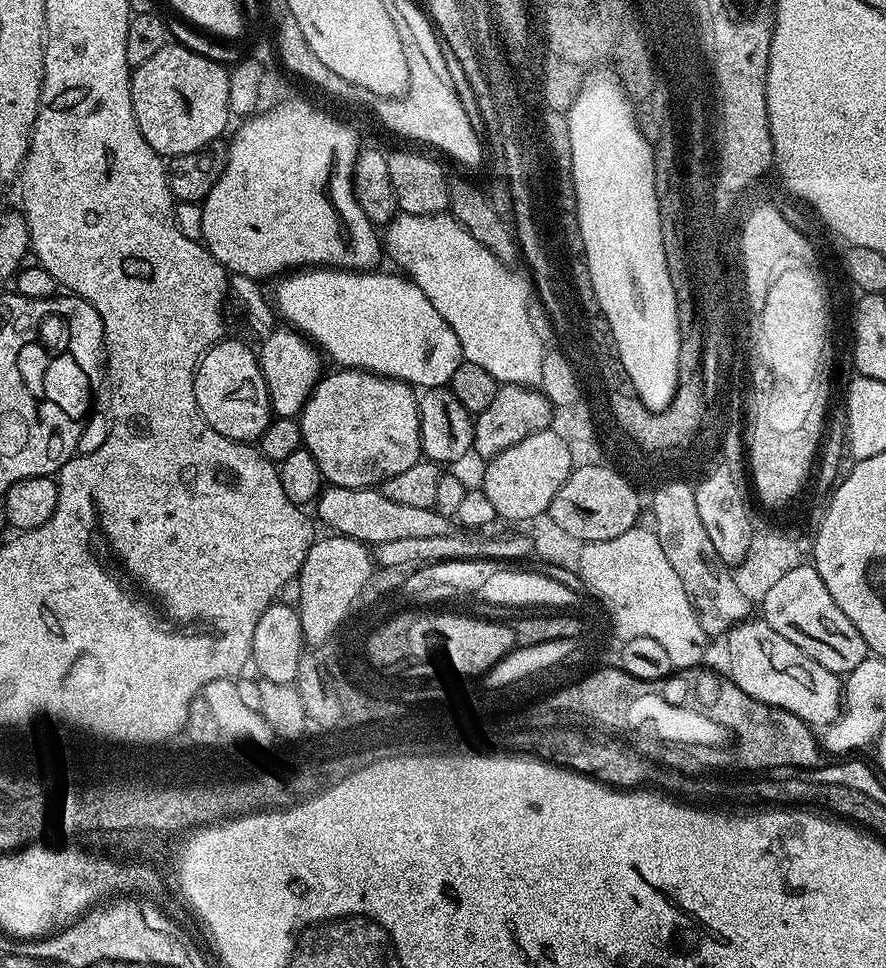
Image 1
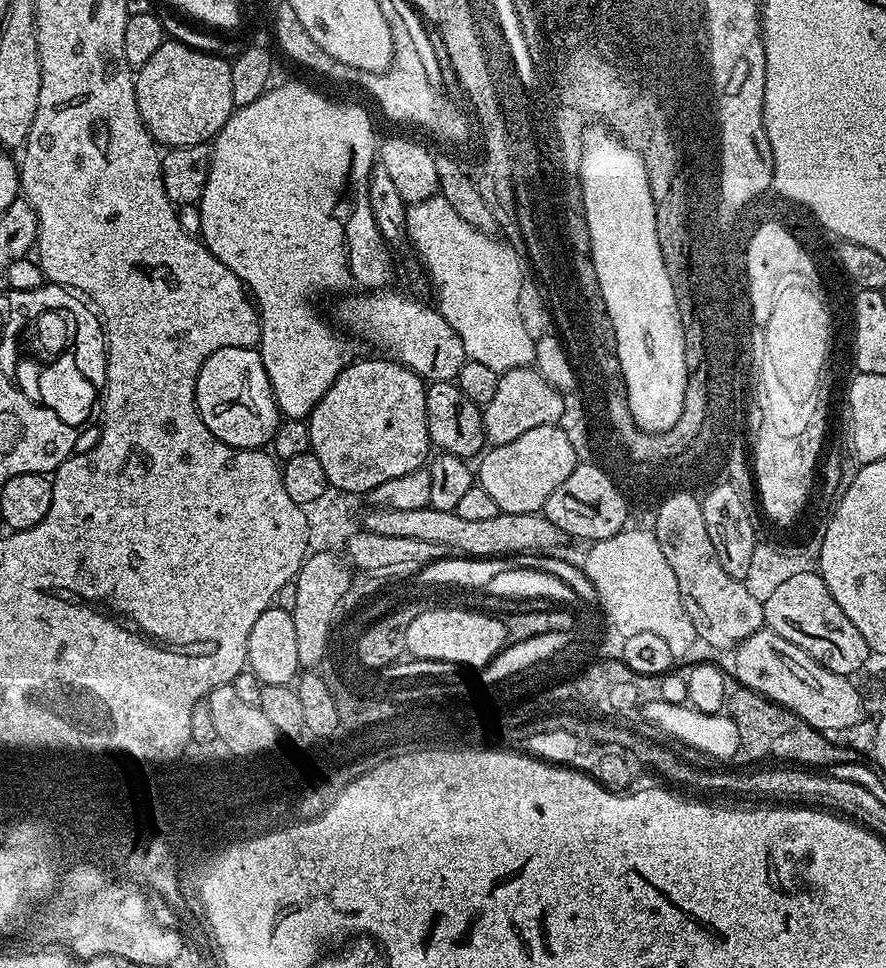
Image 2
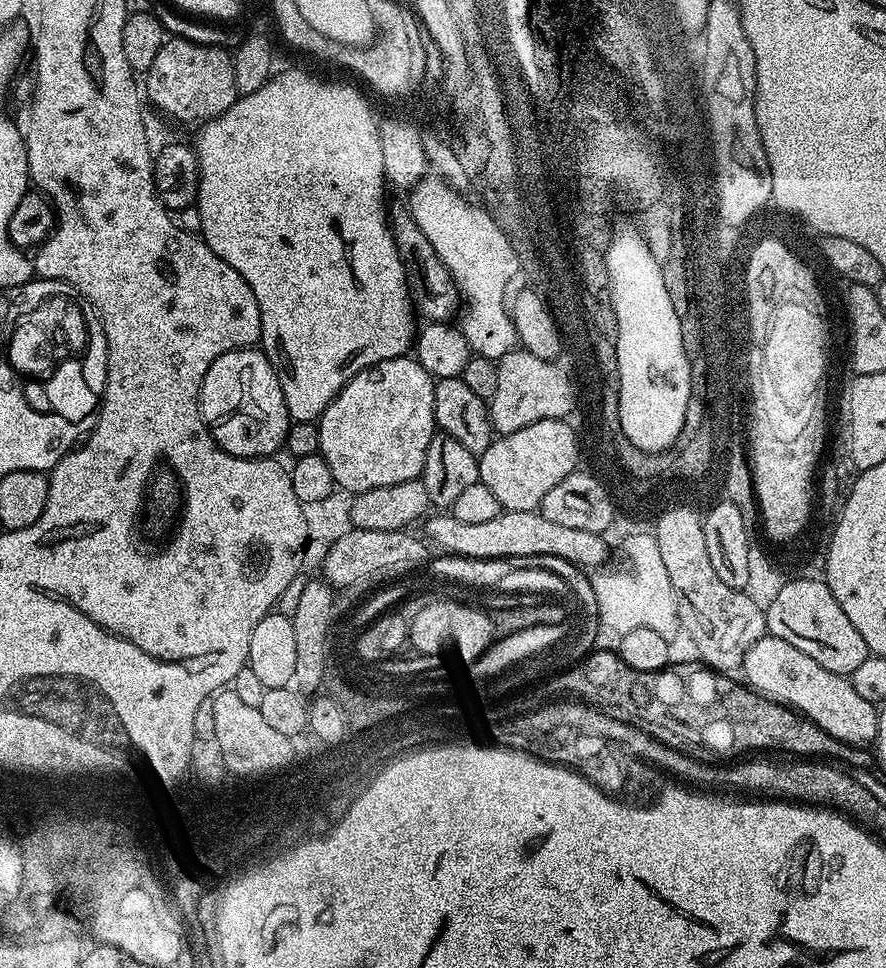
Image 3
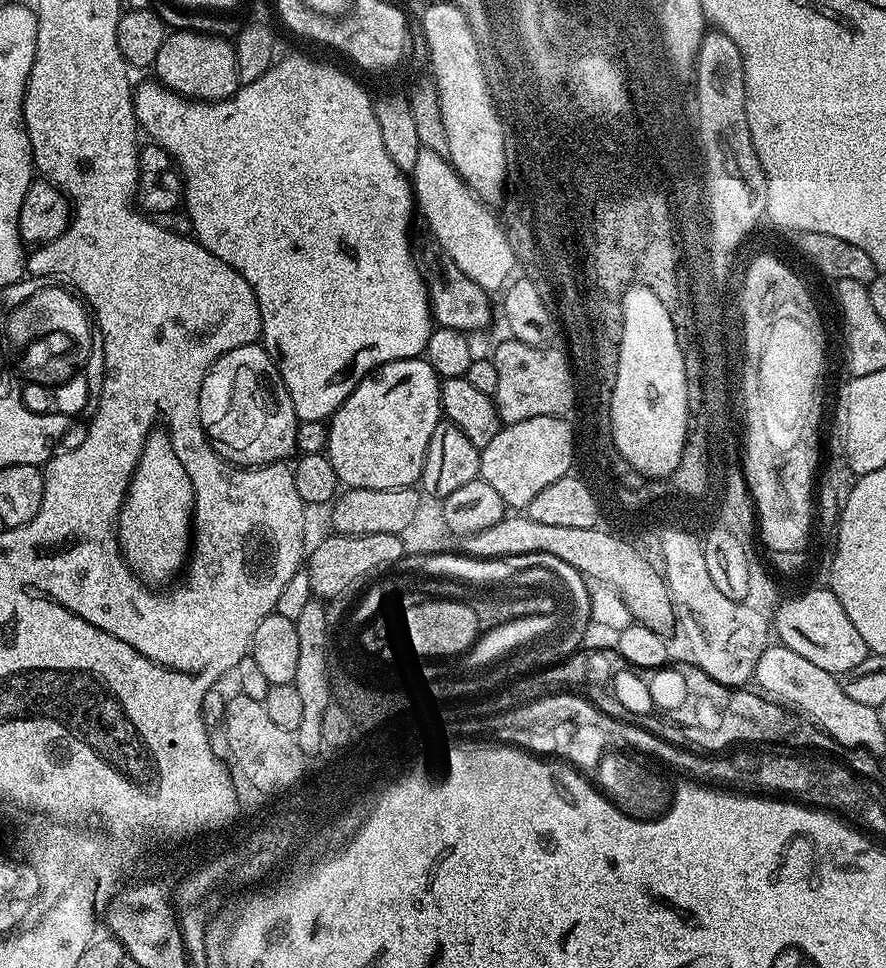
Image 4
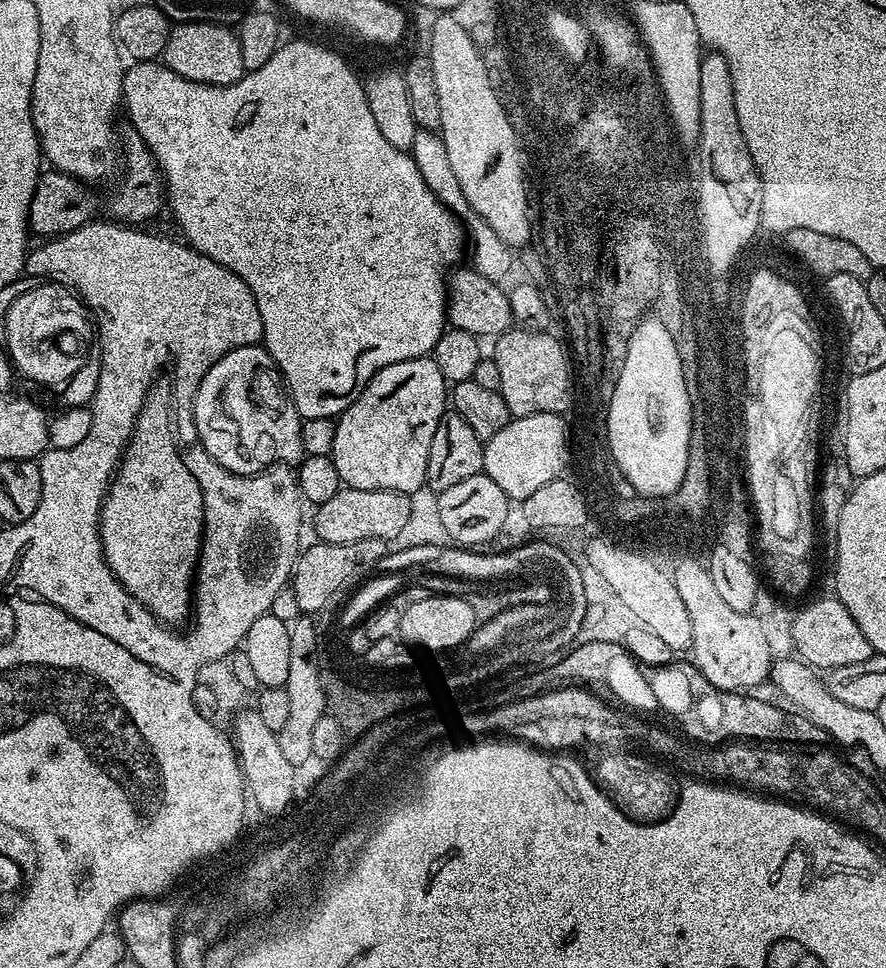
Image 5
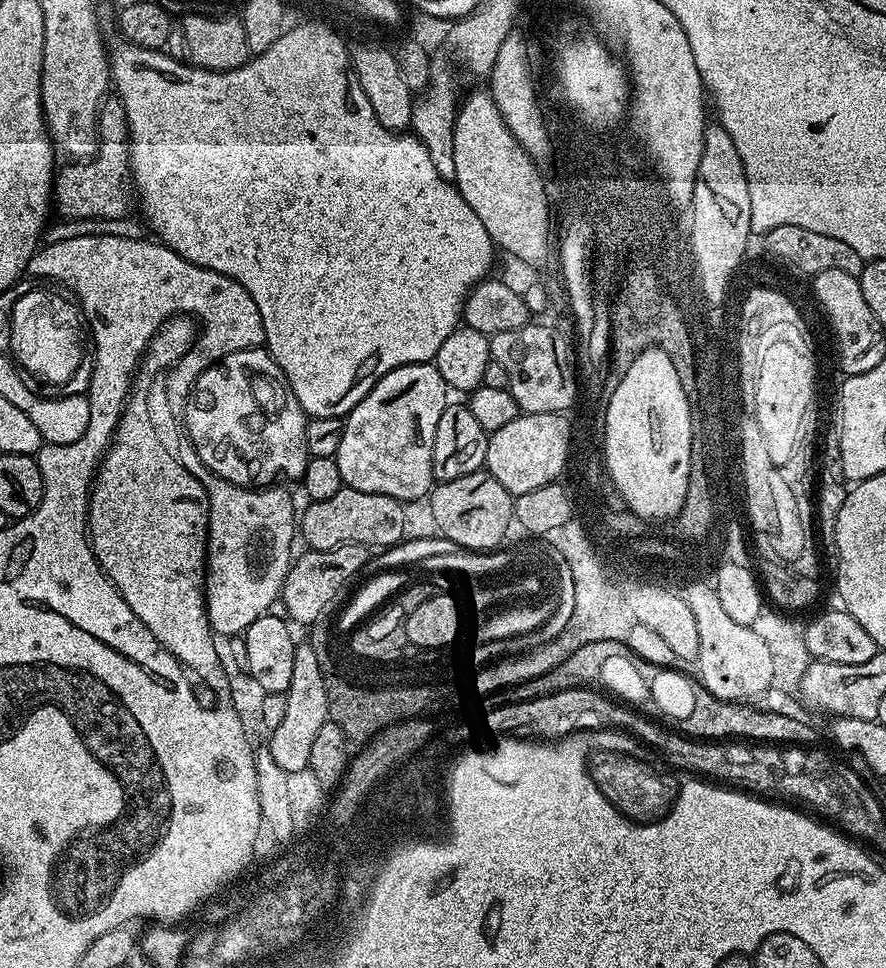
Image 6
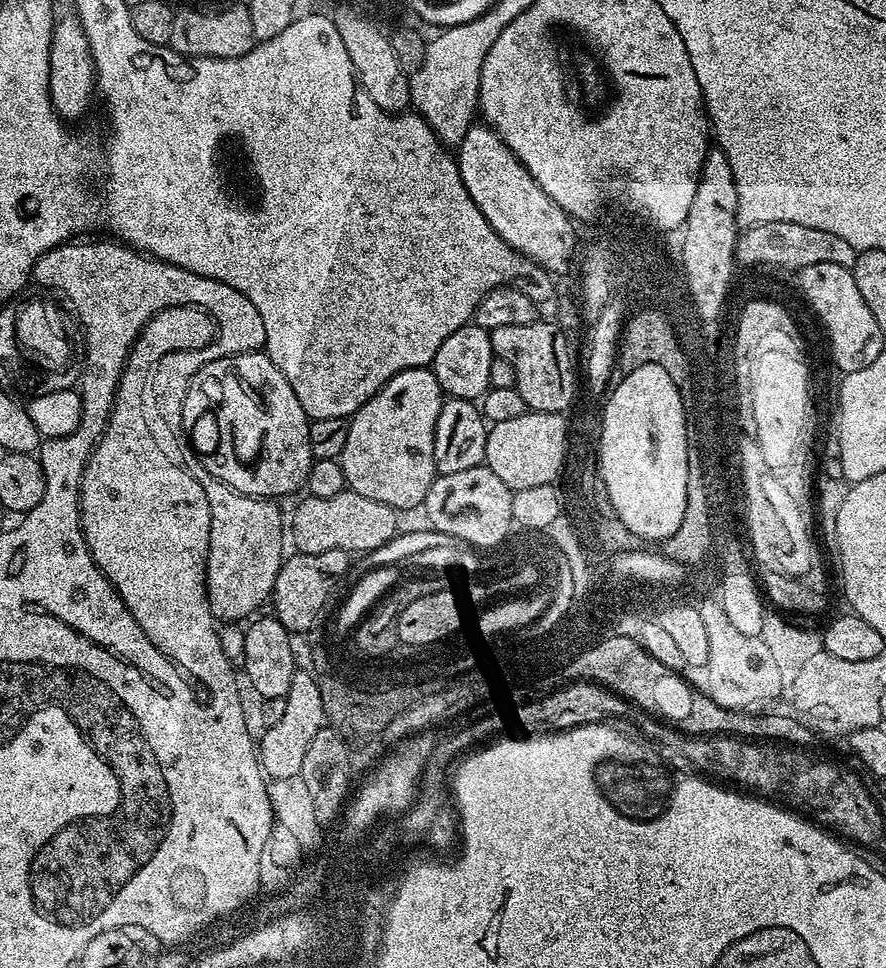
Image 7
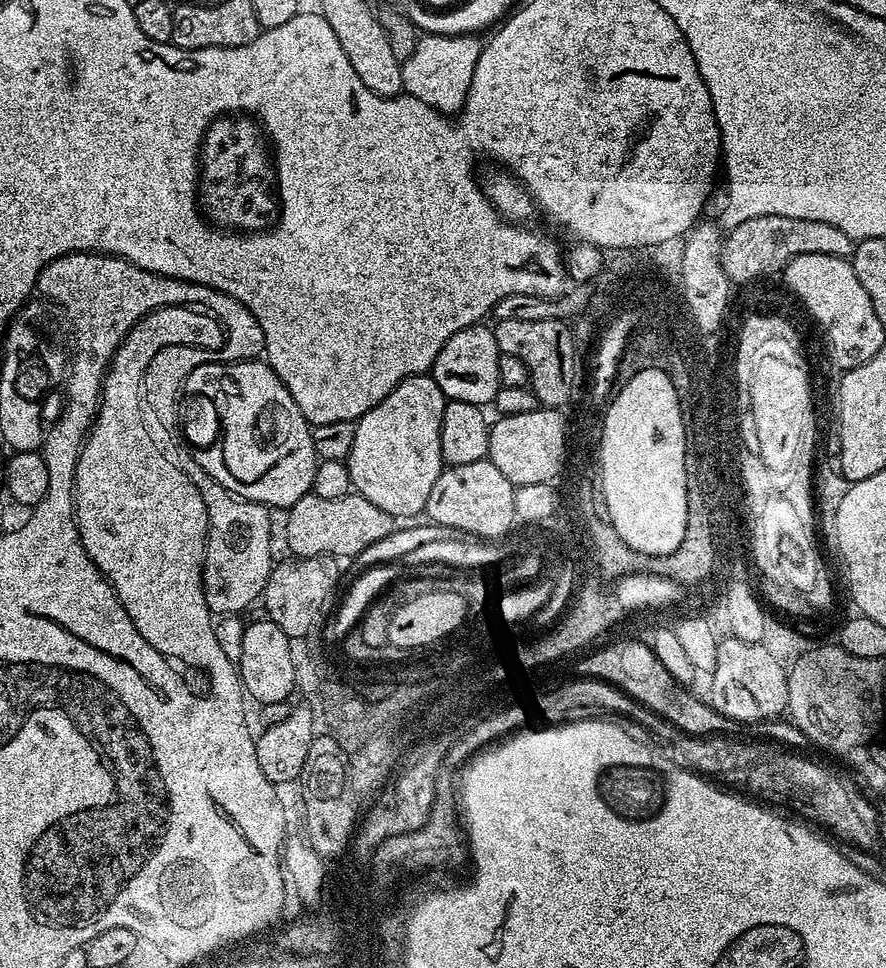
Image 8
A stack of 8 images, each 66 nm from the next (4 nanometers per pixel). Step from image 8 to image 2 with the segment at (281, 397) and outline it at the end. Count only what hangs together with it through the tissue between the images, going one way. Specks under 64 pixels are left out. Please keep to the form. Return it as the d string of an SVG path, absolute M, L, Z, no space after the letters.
M226 346L222 350L214 350L214 354L210 354L206 362L202 362L202 370L196 379L196 405L202 422L206 422L210 434L235 448L263 449L271 445L276 427L280 425L282 419L272 393L270 378L266 374L266 366L256 348Z

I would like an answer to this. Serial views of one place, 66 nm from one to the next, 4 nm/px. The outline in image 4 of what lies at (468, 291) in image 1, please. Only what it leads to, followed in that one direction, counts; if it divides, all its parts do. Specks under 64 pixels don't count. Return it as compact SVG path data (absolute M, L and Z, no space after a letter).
M421 148L418 158L414 158L410 183L415 207L418 209L419 215L420 212L424 215L424 220L428 223L433 238L437 240L435 243L438 245L439 251L447 259L452 260L454 266L458 266L458 270L462 270L462 274L466 274L466 278L478 282L478 286L482 286L485 292L495 294L497 291L496 293L499 293L509 283L510 277L513 275L513 273L511 274L512 267L513 270L517 267L518 252L513 247L509 233L507 231L504 233L499 218L488 209L491 207L469 188L468 183L456 173L456 169L453 168L447 157L429 148Z

